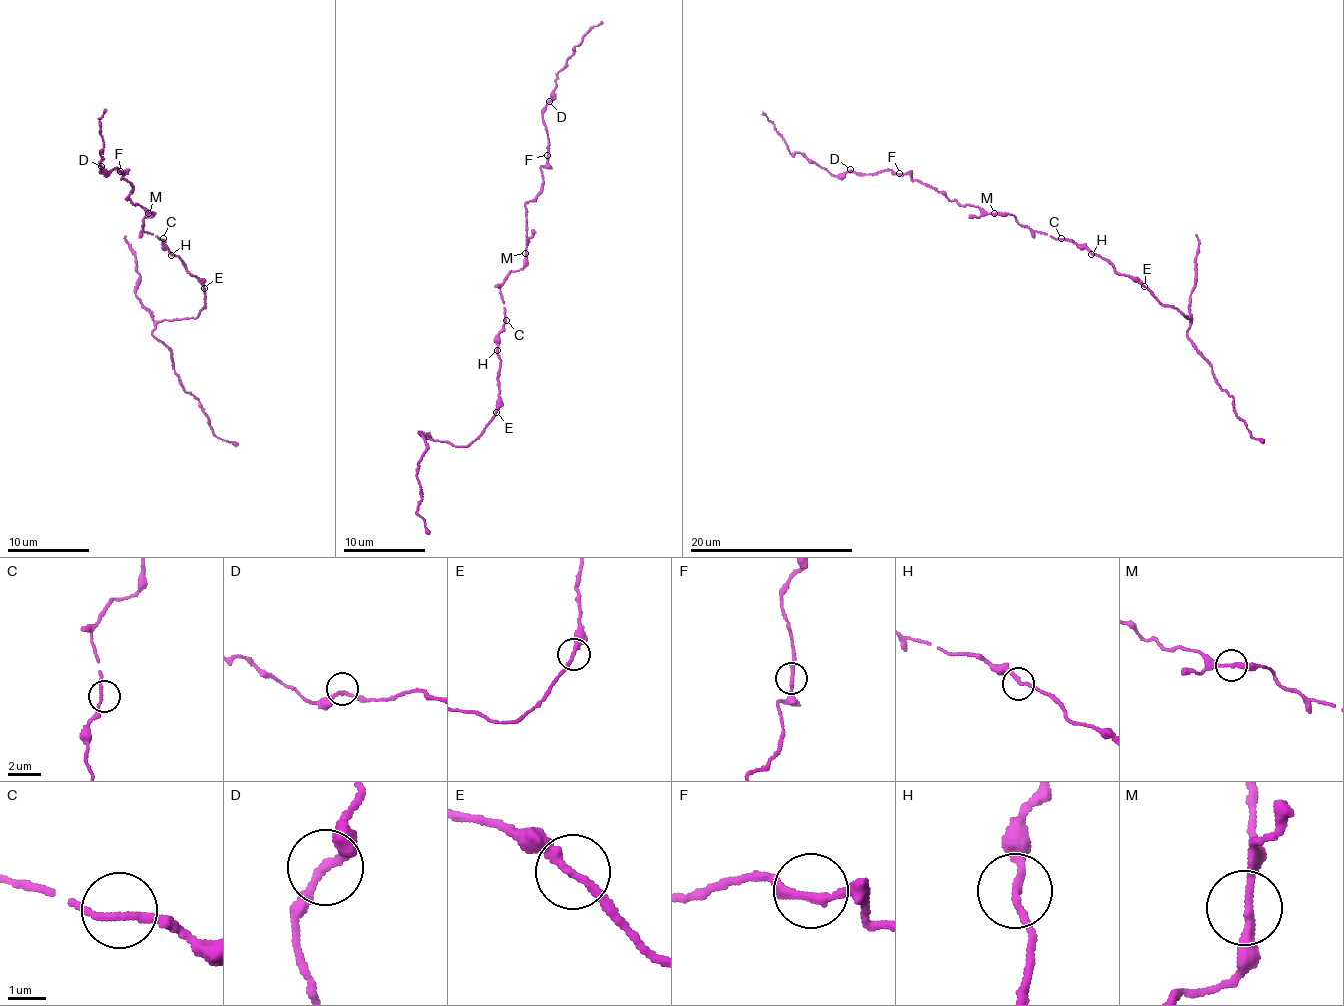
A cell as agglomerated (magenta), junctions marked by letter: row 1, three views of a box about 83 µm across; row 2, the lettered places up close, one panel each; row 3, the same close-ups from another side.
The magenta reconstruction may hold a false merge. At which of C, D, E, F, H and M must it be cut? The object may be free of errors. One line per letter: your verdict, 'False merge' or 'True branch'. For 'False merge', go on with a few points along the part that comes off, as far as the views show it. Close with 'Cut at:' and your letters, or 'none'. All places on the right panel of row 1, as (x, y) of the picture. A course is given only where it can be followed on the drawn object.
C: True branch
D: True branch
E: True branch
F: True branch
H: True branch
M: True branch
Cut at: none

